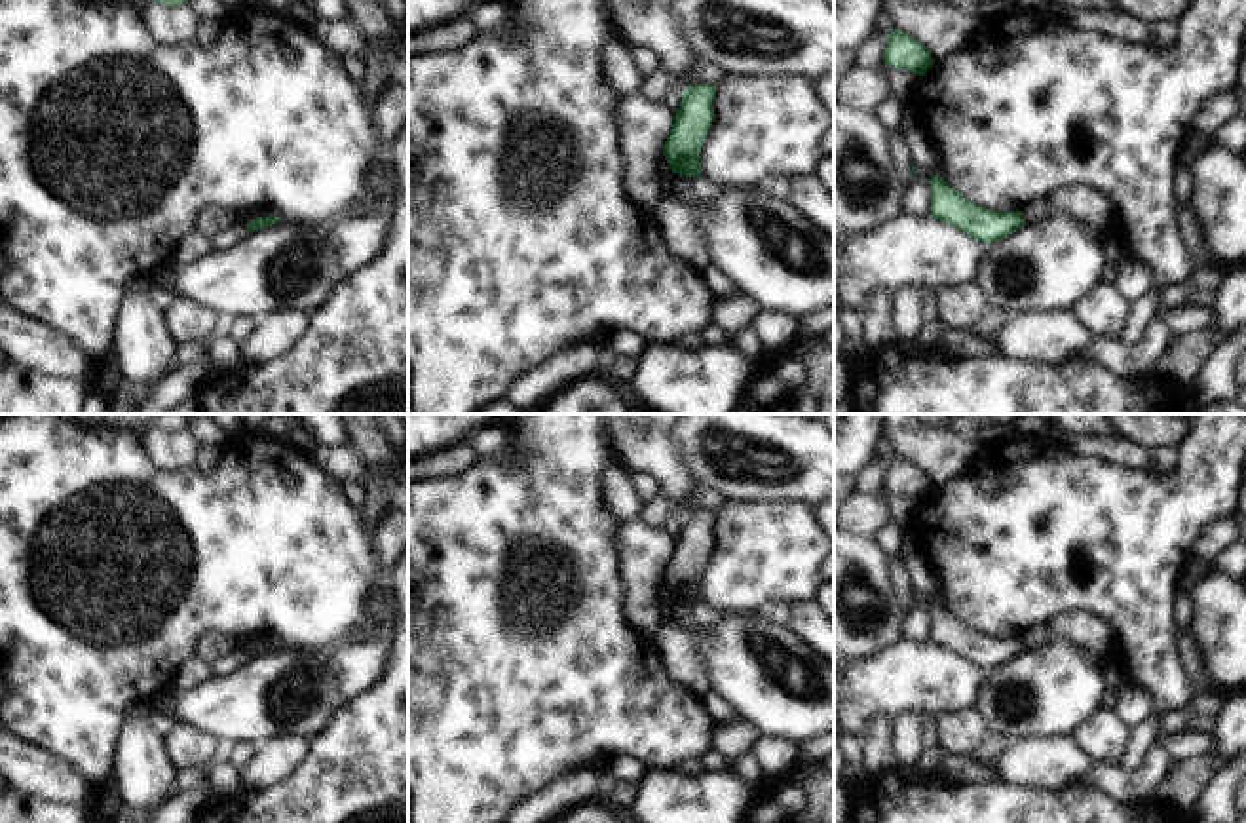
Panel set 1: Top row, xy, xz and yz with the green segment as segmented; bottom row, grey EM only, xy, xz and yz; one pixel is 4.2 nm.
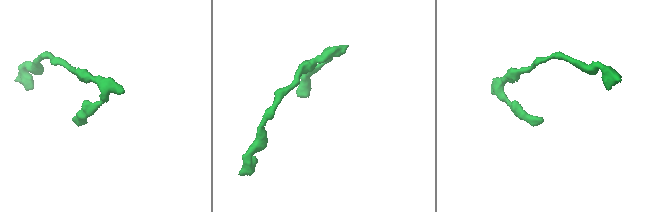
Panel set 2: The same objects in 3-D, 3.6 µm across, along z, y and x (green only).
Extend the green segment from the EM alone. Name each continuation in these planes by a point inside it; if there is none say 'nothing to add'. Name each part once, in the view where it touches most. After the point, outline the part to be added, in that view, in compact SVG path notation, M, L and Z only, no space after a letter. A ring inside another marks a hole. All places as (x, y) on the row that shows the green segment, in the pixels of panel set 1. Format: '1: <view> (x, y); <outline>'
nothing to add

